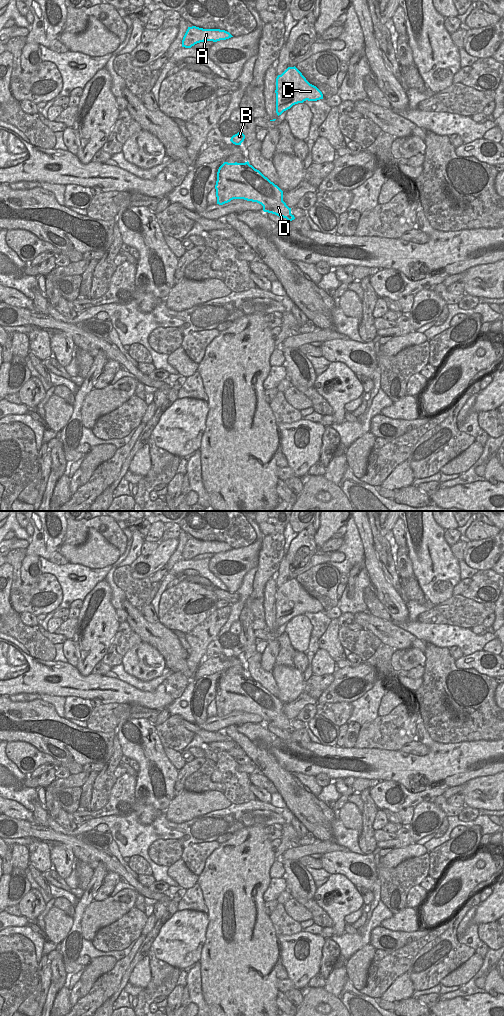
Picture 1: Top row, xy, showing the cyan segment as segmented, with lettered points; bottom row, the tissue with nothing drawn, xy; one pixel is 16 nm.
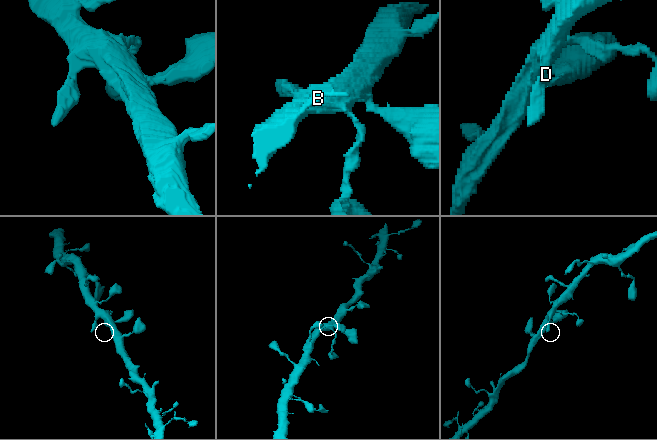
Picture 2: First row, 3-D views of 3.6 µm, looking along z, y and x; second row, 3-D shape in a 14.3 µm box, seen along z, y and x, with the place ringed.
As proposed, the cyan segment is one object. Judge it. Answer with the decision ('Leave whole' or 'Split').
Leave whole

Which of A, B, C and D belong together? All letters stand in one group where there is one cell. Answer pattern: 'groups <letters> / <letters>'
groups A B C D

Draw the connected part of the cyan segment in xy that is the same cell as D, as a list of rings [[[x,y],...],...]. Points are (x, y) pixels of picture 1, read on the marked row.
[[[248,161],[245,163],[224,162],[217,172],[215,189],[217,204],[219,205],[228,203],[233,199],[244,199],[261,204],[264,212],[286,218],[288,221],[295,219],[294,215],[291,214],[291,208],[283,201],[283,191],[250,165]]]

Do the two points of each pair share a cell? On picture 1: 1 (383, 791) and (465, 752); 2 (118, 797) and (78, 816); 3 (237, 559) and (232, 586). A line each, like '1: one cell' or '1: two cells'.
1: two cells
2: one cell
3: one cell

